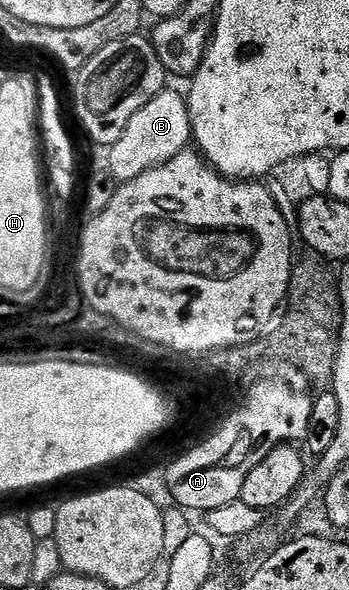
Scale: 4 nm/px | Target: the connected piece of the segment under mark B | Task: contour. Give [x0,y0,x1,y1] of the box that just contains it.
[106,89,192,183]

